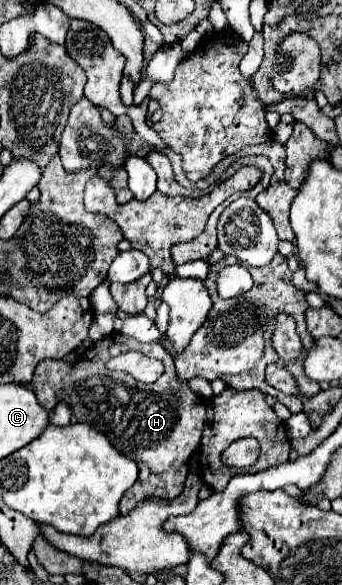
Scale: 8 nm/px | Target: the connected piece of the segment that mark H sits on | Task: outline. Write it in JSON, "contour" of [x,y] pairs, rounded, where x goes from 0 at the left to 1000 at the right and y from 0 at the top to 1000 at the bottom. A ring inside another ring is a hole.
{"contour":[[[333,568],[257,595],[216,622],[199,622],[187,615],[123,615],[99,632],[94,660],[117,691],[129,691],[140,701],[158,697],[158,687],[170,680],[164,674],[170,667],[181,667],[228,721],[251,721],[298,738],[351,776],[386,783],[404,793],[409,814],[363,844],[363,855],[351,858],[351,882],[368,882],[398,868],[404,858],[444,848],[480,855],[526,848],[550,810],[550,790],[585,762],[602,721],[602,691],[550,663],[544,653],[520,650],[509,615],[468,588],[421,588],[380,574]],[[427,591],[439,591],[444,609],[462,612],[485,629],[485,636],[450,656],[421,656],[374,639],[322,636],[310,629],[310,619],[327,609],[380,598],[427,602]],[[491,663],[520,674],[520,687],[485,677]]]}

